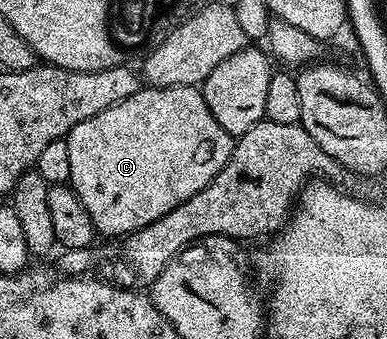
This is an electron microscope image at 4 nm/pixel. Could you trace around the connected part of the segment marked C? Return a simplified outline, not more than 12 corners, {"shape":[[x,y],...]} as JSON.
{"shape":[[145,86],[66,138],[93,228],[206,189],[233,135],[199,86]]}

